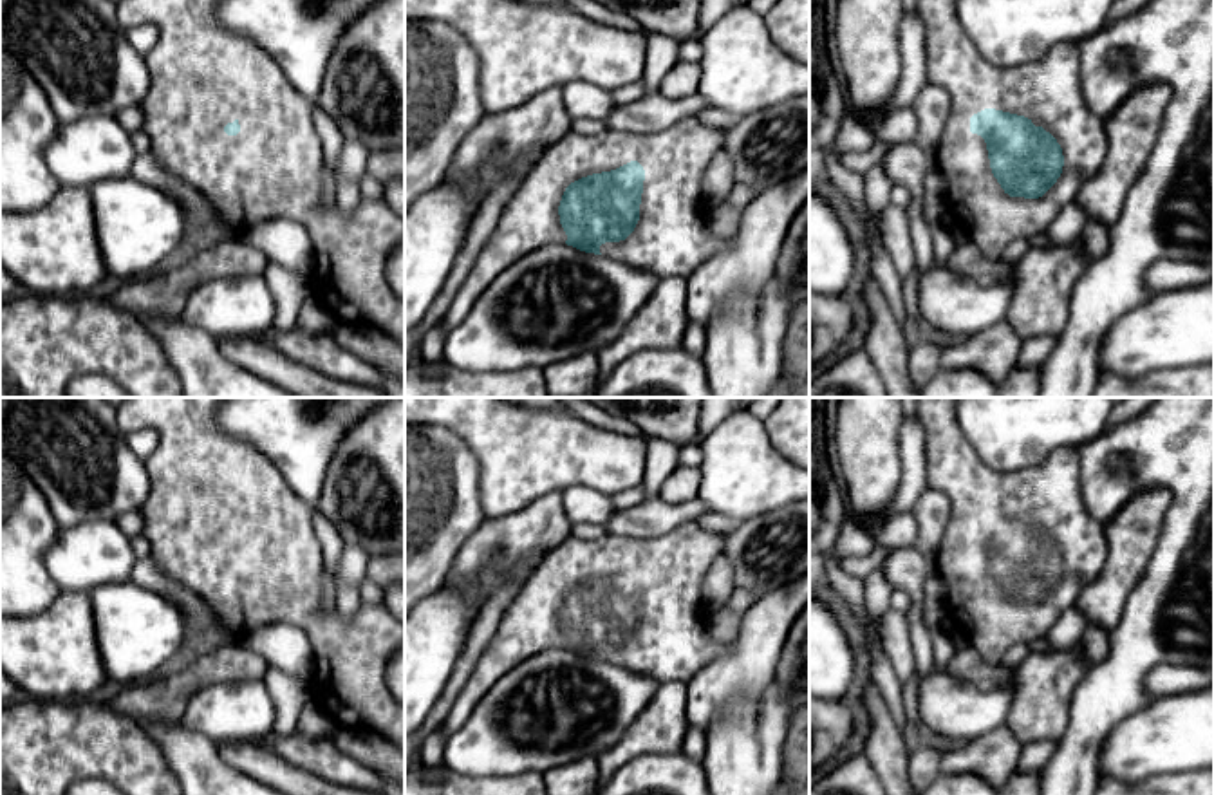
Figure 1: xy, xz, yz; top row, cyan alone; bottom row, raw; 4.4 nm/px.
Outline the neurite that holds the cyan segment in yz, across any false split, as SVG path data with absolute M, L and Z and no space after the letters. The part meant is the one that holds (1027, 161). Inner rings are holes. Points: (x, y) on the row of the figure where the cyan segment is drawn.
M918 0L918 14L925 23L927 38L927 83L943 87L950 96L950 116L943 128L939 146L934 154L934 161L939 166L947 182L948 211L957 219L967 238L970 238L979 251L992 260L1001 260L1004 249L1017 238L1032 238L1042 235L1048 226L1077 199L1080 188L1089 181L1102 166L1107 154L1107 132L1104 119L1089 110L1082 83L1080 83L1080 58L1077 43L1059 43L1048 51L1041 60L1023 63L1017 67L997 67L985 60L963 25L957 20L957 0Z

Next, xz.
M686 117L654 134L605 130L596 136L569 132L546 148L506 204L497 228L459 287L443 329L448 334L472 311L488 285L522 257L565 242L585 253L603 255L656 278L688 278L733 237L715 237L703 201L703 177L723 150L726 130Z

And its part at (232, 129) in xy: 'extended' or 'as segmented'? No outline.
extended

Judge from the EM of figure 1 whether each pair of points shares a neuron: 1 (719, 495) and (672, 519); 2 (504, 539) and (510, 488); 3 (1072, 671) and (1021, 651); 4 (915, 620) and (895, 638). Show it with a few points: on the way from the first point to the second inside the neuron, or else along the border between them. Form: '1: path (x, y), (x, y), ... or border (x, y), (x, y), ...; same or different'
1: border (700, 497), (712, 512); different
2: border (544, 495), (515, 514), (486, 519); different
3: border (1032, 653), (1016, 669); different
4: border (904, 615), (916, 667); different

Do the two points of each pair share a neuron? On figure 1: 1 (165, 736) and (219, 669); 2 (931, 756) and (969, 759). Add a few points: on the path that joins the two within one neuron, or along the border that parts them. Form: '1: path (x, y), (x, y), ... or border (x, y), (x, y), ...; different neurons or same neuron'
1: border (179, 720), (143, 727); different neurons
2: border (945, 745), (940, 756), (940, 772); different neurons

